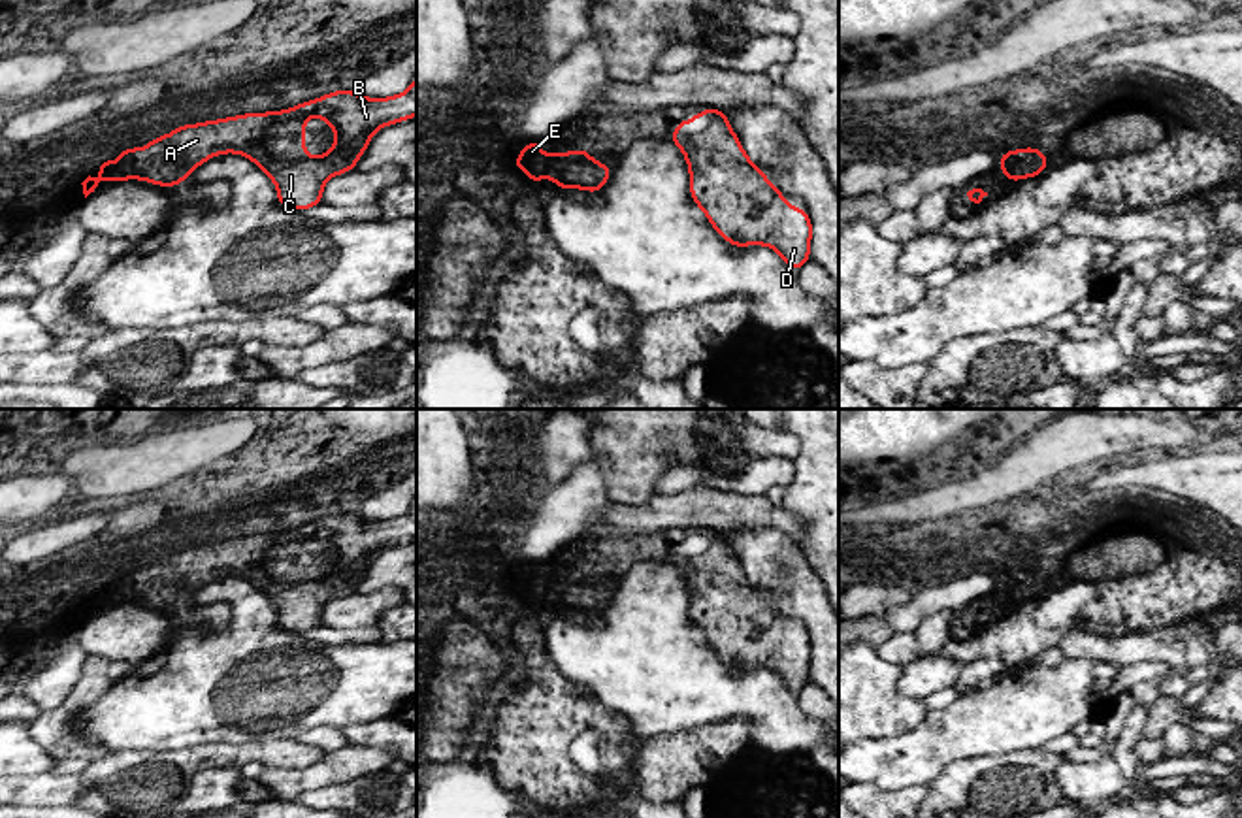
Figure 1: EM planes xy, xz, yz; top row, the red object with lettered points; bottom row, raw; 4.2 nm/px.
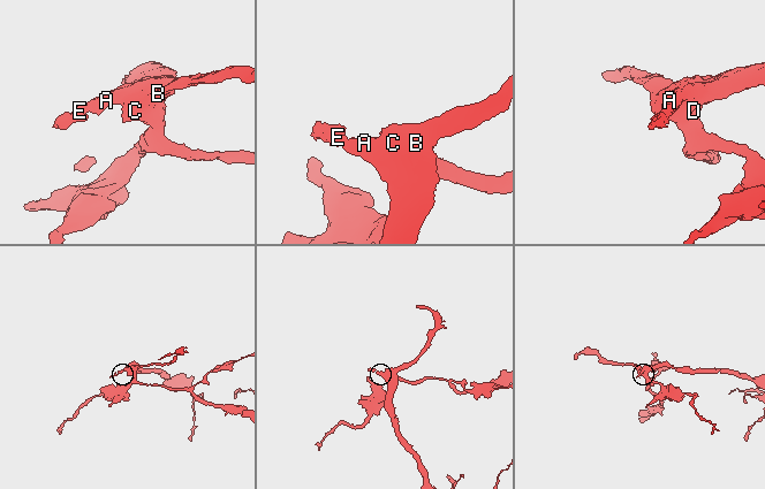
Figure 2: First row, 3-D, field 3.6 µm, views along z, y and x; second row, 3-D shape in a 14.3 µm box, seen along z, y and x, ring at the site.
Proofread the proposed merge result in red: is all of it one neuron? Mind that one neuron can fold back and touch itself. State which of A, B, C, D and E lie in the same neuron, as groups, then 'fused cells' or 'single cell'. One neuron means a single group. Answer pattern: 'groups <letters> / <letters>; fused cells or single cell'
groups A B C D E; single cell

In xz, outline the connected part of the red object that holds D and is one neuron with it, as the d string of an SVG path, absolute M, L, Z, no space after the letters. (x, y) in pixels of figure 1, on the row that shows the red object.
M720 107L677 123L669 139L688 162L692 202L729 245L771 247L793 271L809 262L809 209L786 204L786 196L744 153Z

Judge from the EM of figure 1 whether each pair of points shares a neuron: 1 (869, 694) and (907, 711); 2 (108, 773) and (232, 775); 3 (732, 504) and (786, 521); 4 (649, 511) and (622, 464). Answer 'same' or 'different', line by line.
1: same
2: different
3: same
4: different

